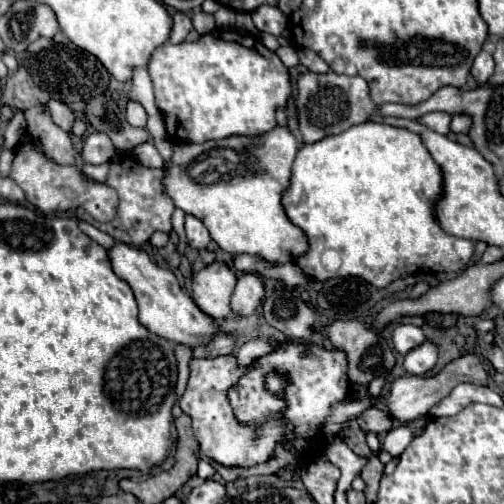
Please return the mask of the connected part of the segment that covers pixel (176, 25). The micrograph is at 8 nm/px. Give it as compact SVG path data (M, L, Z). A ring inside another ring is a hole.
M174 12L172 14L172 30L170 30L170 42L180 44L186 40L188 32L192 30L192 20L184 12Z

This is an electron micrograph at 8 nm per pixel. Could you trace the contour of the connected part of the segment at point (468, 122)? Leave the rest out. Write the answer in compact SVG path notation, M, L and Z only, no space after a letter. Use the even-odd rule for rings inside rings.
M456 114L452 118L452 132L468 132L472 126L472 116L462 116L462 114Z

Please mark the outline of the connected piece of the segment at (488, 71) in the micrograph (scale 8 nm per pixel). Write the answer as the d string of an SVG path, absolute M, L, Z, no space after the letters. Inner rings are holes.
M482 50L482 52L476 56L470 74L474 76L474 80L476 80L478 84L486 84L488 78L494 74L494 60L492 60L492 54L488 54L488 52Z

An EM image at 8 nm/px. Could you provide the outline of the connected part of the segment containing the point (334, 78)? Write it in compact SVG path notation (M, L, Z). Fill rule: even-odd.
M302 74L298 78L298 120L304 142L318 142L330 134L340 134L354 124L362 124L376 110L370 98L370 88L364 78L344 76L344 74Z

